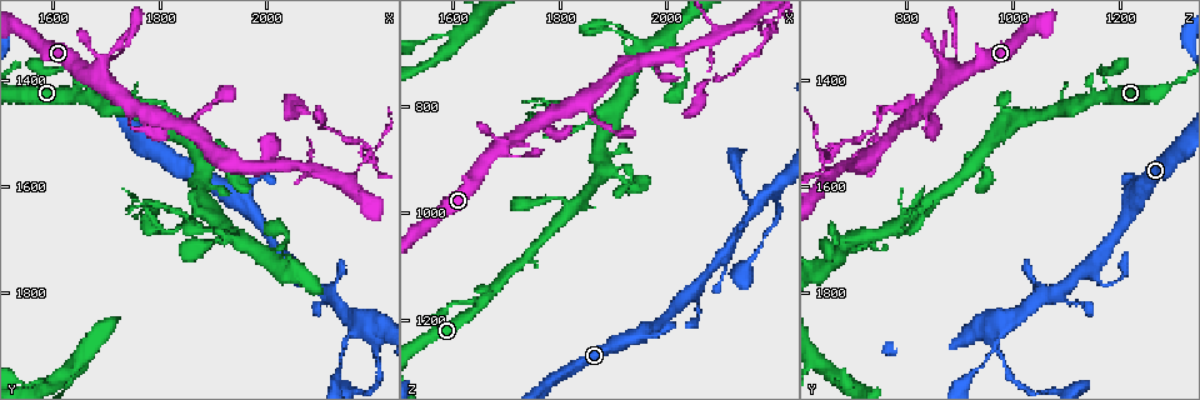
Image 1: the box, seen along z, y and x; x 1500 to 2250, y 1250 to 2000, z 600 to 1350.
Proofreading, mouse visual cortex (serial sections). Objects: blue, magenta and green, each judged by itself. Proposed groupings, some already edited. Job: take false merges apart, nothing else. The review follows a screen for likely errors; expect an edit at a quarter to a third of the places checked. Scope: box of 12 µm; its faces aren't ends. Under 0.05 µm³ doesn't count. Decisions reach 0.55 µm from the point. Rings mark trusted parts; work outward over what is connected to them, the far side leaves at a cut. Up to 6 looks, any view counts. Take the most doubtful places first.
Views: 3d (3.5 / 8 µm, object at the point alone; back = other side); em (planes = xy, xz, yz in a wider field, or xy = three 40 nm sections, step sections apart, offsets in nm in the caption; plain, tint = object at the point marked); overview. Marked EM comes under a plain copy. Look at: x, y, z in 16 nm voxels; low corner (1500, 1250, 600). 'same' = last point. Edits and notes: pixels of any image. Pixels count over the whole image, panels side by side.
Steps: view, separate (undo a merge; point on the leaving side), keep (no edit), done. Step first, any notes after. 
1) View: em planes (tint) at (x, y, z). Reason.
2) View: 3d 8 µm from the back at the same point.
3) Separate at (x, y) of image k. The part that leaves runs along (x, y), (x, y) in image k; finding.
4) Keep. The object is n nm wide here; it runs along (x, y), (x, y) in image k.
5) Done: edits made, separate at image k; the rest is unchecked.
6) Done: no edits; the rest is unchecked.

View: 3d 8 µm at (2200, 1555, 655). Three-way junction.

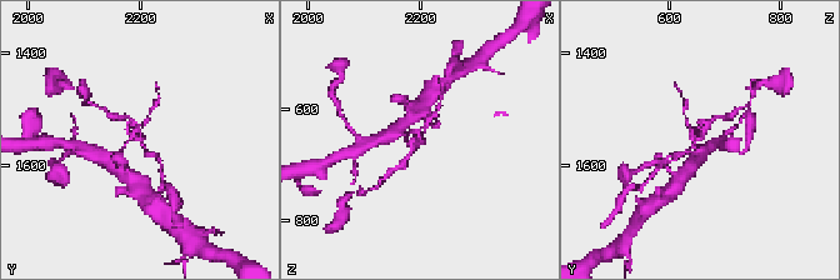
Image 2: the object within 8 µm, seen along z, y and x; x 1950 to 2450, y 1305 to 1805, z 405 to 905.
View: em xy step 1 (tint) at (2205, 1550, 650).

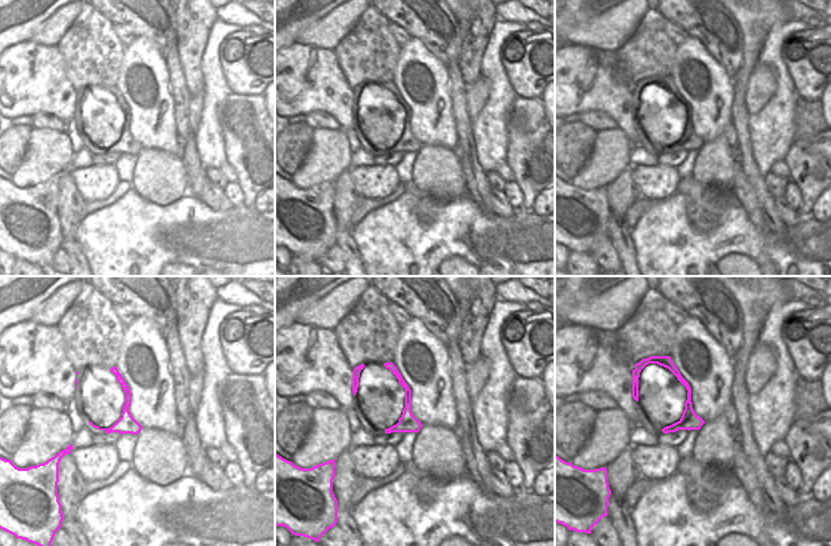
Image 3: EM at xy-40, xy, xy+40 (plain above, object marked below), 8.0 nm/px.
Separate at (404, 163) of image 2. The object is 160 nm wide here; the part that leaves runs along (418, 135), (420, 143), (400, 166) in image 2; two cells meet here.

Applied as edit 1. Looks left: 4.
View: 3d 8 µm at (1895, 1645, 815). Small branch off a trunk.

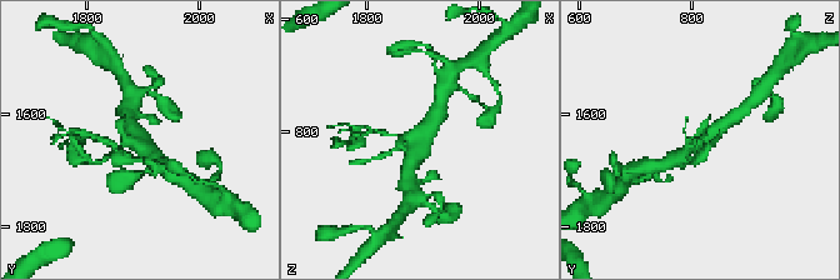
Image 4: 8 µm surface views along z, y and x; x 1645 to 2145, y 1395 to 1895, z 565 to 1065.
View: 3d 3.5 µm at (1895, 1655, 820). Closer look.

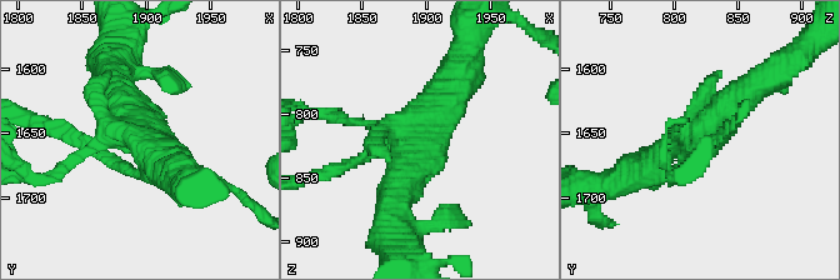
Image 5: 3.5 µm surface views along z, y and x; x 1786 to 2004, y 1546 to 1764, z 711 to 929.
View: em xy step 1 (tint) at (1898, 1650, 816).

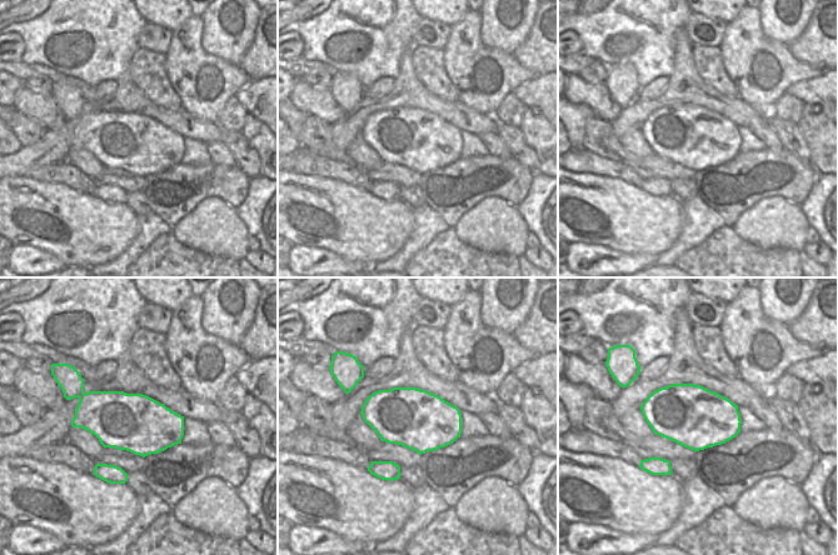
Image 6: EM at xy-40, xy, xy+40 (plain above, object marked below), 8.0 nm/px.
Keep. The object is 480 nm wide here; it runs along (753, 88), (708, 130), (634, 169) in image 5; continuous, no second cell.

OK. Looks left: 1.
Done: edits made, separate at image 2; the rest is unchecked.

